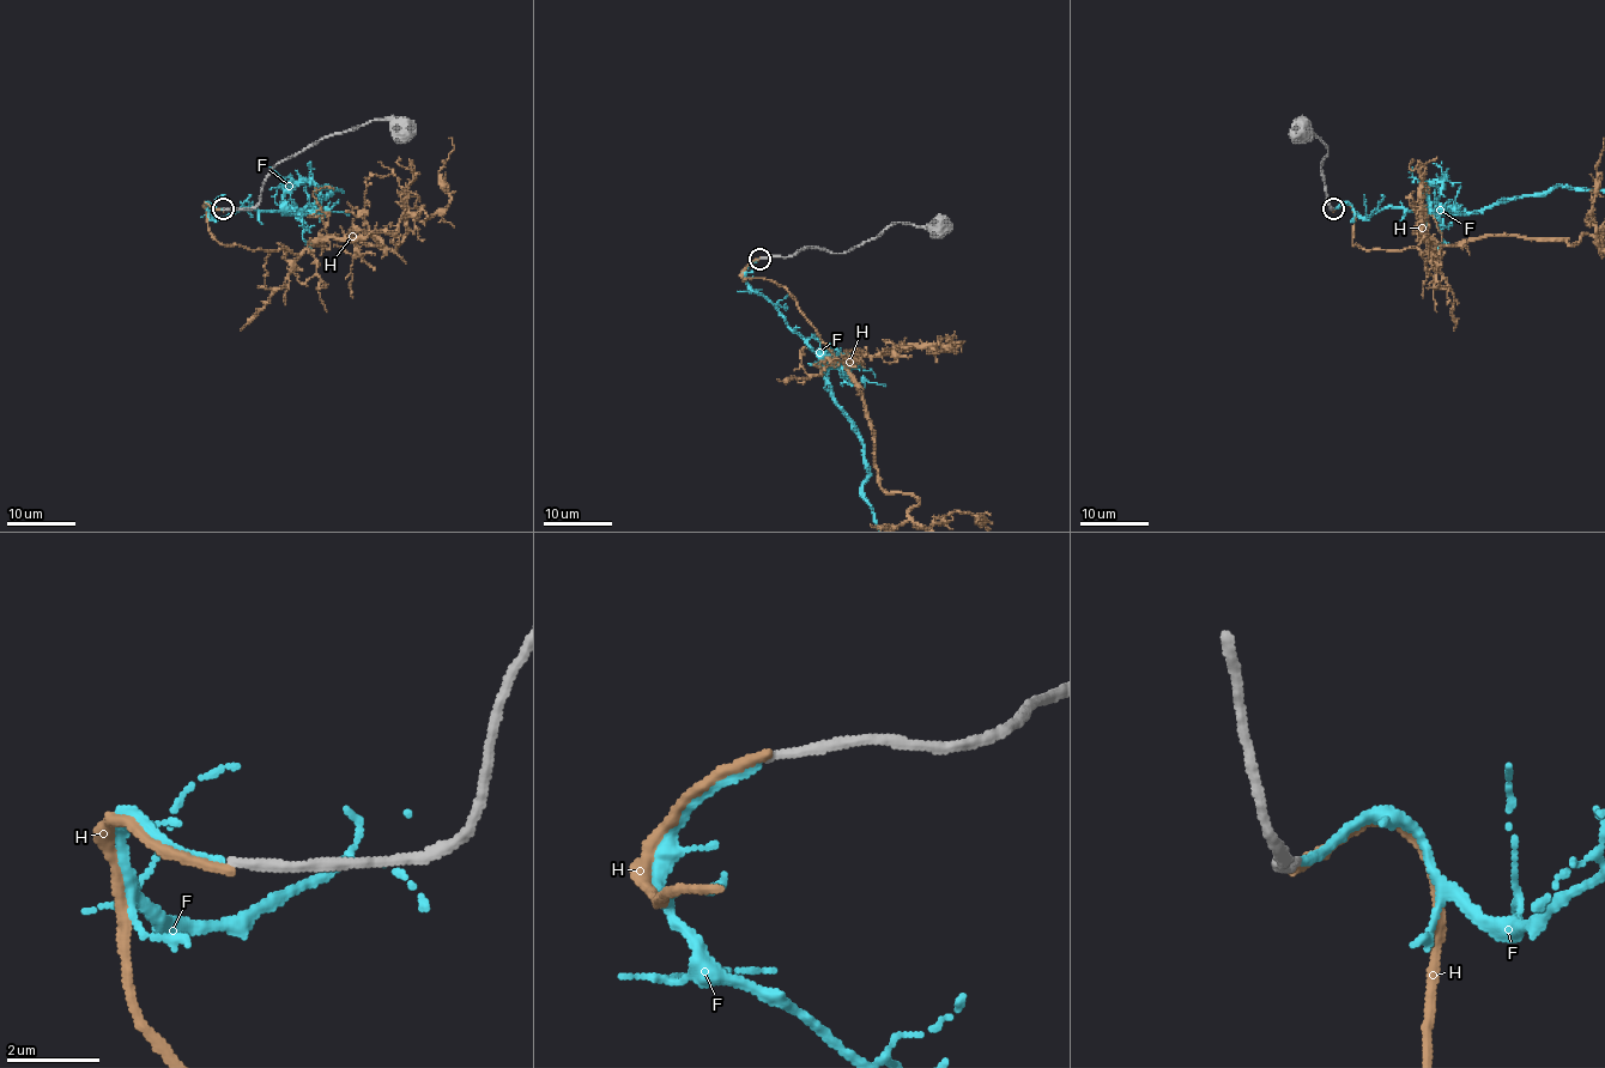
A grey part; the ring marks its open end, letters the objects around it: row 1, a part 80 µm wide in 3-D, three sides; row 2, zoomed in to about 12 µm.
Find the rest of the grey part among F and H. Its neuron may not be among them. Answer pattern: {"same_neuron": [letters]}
{"same_neuron": ["F"]}

